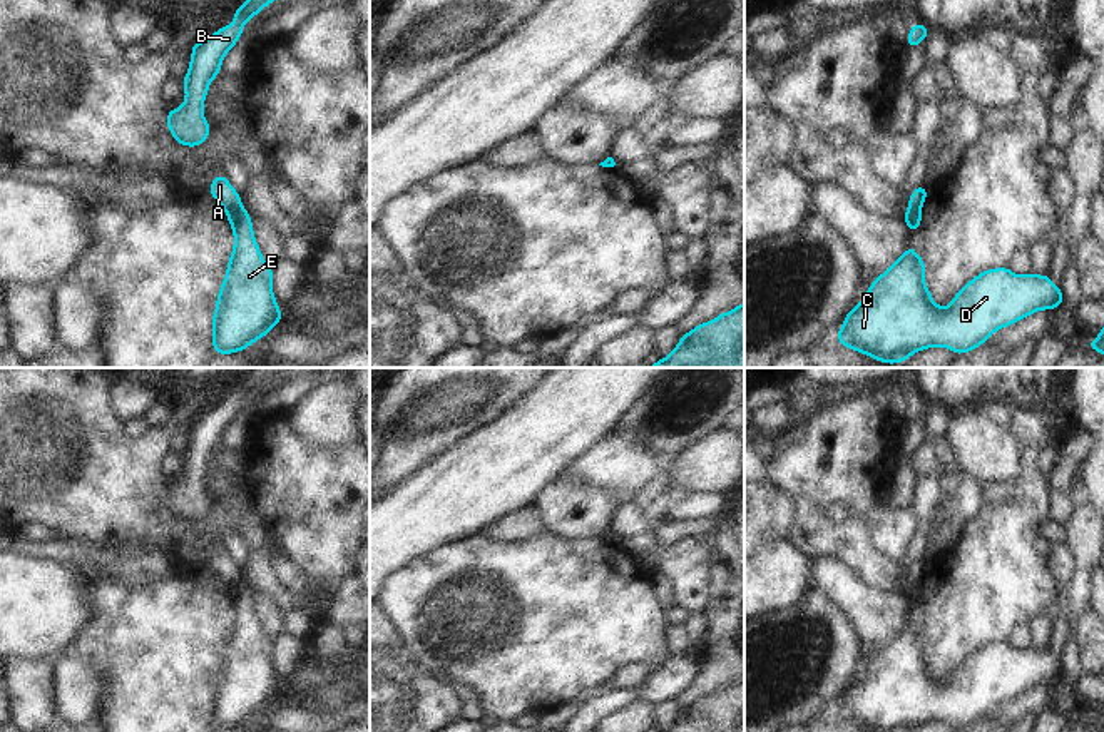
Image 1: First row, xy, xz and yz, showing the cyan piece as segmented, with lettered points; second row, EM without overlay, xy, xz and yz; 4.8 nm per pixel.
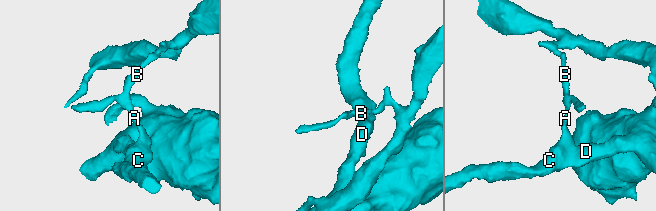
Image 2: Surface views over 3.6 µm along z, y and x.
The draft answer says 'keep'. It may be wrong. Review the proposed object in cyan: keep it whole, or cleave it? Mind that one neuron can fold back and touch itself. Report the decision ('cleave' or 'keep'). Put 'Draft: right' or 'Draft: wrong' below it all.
cleave
Draft: wrong

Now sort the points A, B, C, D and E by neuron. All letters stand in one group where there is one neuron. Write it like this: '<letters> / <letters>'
A B / C D E

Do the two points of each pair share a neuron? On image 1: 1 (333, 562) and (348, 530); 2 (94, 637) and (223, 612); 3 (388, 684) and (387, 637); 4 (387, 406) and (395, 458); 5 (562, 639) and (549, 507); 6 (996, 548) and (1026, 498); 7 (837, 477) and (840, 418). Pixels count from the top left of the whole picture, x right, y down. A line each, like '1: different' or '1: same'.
1: same
2: same
3: different
4: same
5: different
6: same
7: same

